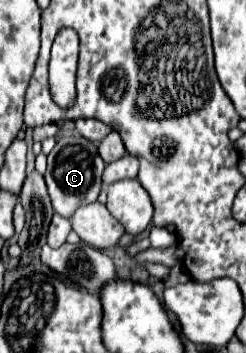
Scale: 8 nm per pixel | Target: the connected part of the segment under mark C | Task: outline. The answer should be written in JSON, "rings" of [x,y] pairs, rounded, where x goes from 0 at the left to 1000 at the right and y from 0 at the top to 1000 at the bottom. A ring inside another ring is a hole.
{"rings":[[[329,380],[232,391],[224,419],[191,442],[191,487],[183,487],[183,516],[191,516],[224,601],[264,618],[289,618],[321,584],[386,572],[419,527],[411,516],[419,476],[427,476],[427,459],[411,453],[394,414],[370,397],[346,397]]]}

